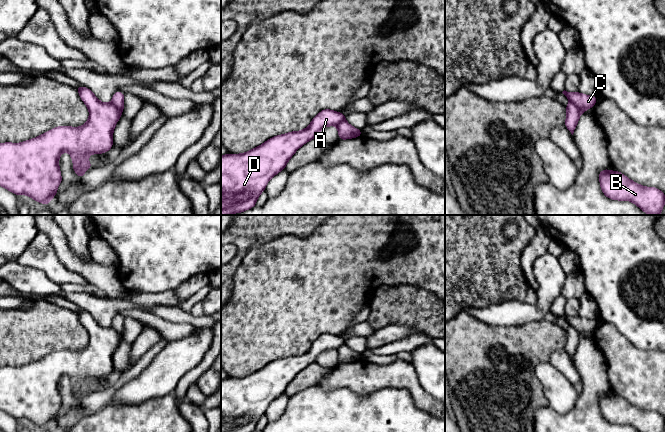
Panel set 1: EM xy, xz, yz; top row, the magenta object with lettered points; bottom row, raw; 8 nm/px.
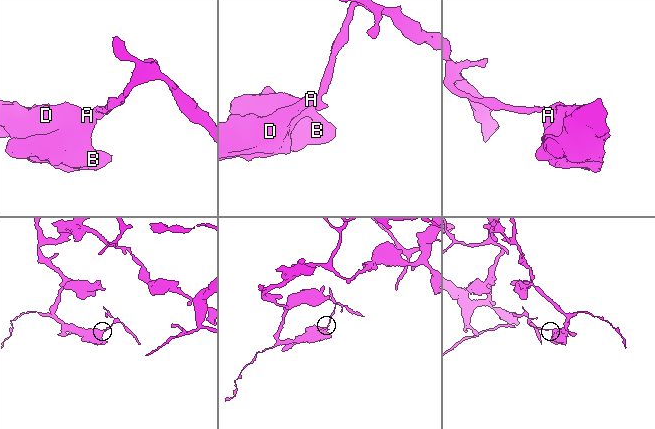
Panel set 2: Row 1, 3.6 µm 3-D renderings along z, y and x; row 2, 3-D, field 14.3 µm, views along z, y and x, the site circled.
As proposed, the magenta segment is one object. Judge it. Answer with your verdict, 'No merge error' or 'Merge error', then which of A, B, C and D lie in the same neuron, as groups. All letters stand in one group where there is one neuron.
Merge error. Groups: A B D / C

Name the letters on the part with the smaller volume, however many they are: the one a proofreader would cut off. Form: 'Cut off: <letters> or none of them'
Cut off: C

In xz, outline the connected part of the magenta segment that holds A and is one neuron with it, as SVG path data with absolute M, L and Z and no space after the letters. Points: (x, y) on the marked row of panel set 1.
M324 109L301 131L277 135L246 153L221 155L221 215L241 213L256 206L269 180L285 170L286 164L301 146L316 138L323 128L337 126L344 119L344 114Z

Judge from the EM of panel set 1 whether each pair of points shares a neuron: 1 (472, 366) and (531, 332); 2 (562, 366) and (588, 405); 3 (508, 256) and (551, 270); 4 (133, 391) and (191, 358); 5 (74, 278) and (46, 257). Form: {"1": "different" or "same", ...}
{"1": "same", "2": "different", "3": "different", "4": "same", "5": "same"}

